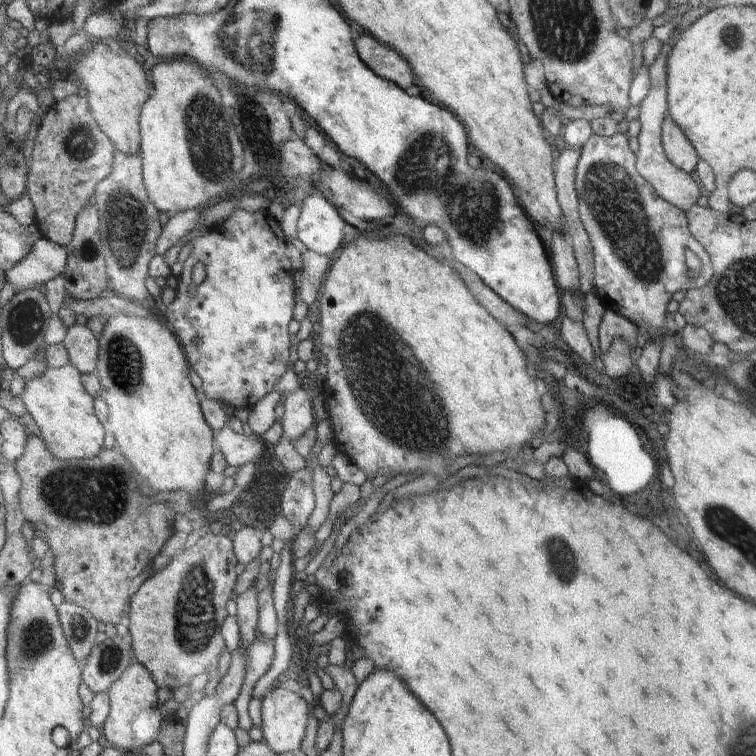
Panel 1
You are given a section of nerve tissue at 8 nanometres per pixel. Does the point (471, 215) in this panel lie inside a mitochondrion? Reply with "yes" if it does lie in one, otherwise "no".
yes

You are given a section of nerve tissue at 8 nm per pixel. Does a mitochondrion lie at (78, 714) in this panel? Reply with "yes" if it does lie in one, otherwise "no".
no

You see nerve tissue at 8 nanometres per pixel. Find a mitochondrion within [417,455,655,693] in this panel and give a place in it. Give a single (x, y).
(562, 561)

